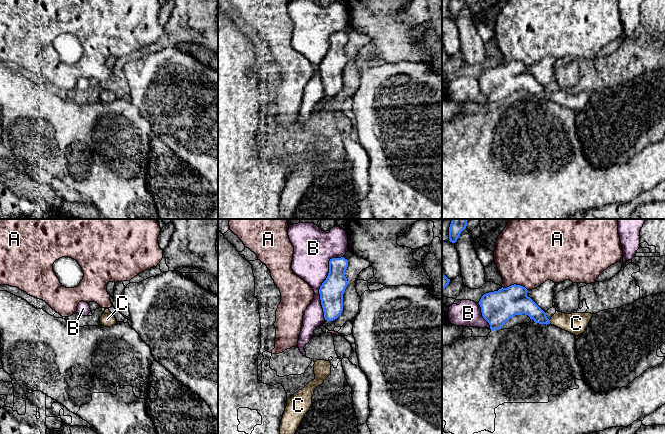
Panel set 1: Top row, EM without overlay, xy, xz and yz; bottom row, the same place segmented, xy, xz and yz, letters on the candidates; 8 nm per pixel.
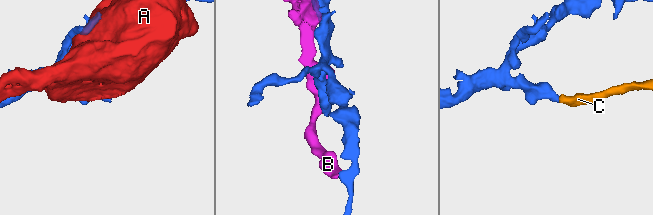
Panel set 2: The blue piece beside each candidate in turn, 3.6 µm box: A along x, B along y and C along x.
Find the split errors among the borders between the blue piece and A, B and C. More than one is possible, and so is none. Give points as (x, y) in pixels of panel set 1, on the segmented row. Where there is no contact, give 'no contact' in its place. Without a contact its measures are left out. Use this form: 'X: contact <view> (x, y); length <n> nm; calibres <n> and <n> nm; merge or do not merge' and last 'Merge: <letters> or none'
A: contact yz (515, 284); length 220 nm; calibres 260 and 480 nm; do not merge
B: contact xz (322, 284); length 550 nm; calibres 200 and 300 nm; do not merge
C: contact yz (549, 322); length 30 nm; calibres 140 and 180 nm; merge
Merge: C

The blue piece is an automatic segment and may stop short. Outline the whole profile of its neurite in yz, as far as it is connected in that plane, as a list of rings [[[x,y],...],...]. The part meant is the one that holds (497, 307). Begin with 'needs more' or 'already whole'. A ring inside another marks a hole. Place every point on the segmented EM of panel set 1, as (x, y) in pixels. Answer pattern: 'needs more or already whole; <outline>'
needs more; [[[514,284],[481,297],[478,304],[491,331],[501,329],[510,318],[520,314],[528,315],[535,323],[551,324],[575,336],[586,331],[593,314],[565,314],[556,311],[549,320],[546,313],[527,296],[527,292],[525,287]]]

